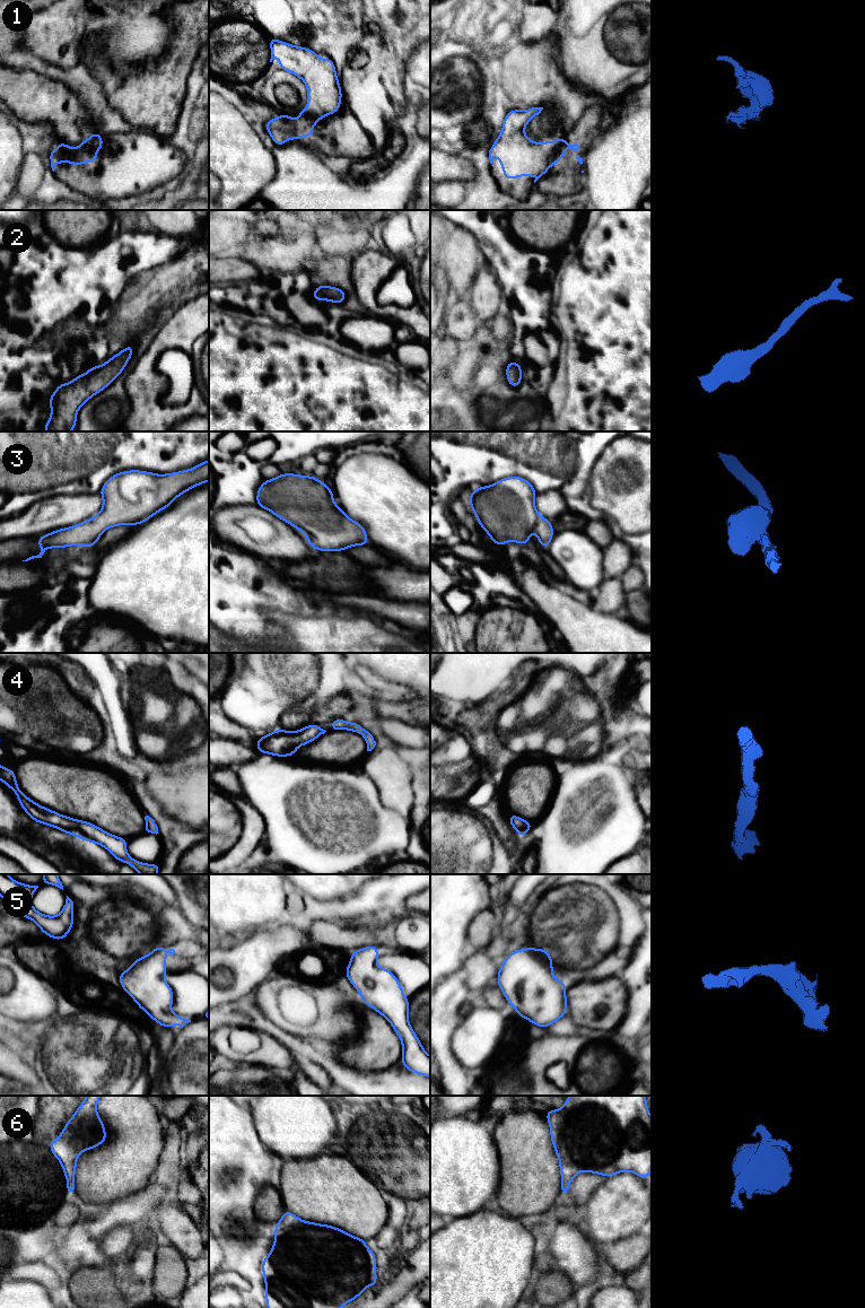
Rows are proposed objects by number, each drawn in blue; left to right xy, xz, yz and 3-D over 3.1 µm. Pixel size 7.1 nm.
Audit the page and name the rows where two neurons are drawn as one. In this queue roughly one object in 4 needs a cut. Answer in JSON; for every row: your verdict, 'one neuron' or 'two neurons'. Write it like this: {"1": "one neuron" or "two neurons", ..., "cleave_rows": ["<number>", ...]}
{"1": "two neurons", "2": "one neuron", "3": "one neuron", "4": "one neuron", "5": "one neuron", "6": "one neuron", "cleave_rows": ["1"]}

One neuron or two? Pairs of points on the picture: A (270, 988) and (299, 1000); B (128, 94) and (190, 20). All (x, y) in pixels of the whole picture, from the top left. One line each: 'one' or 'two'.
A: one
B: one

